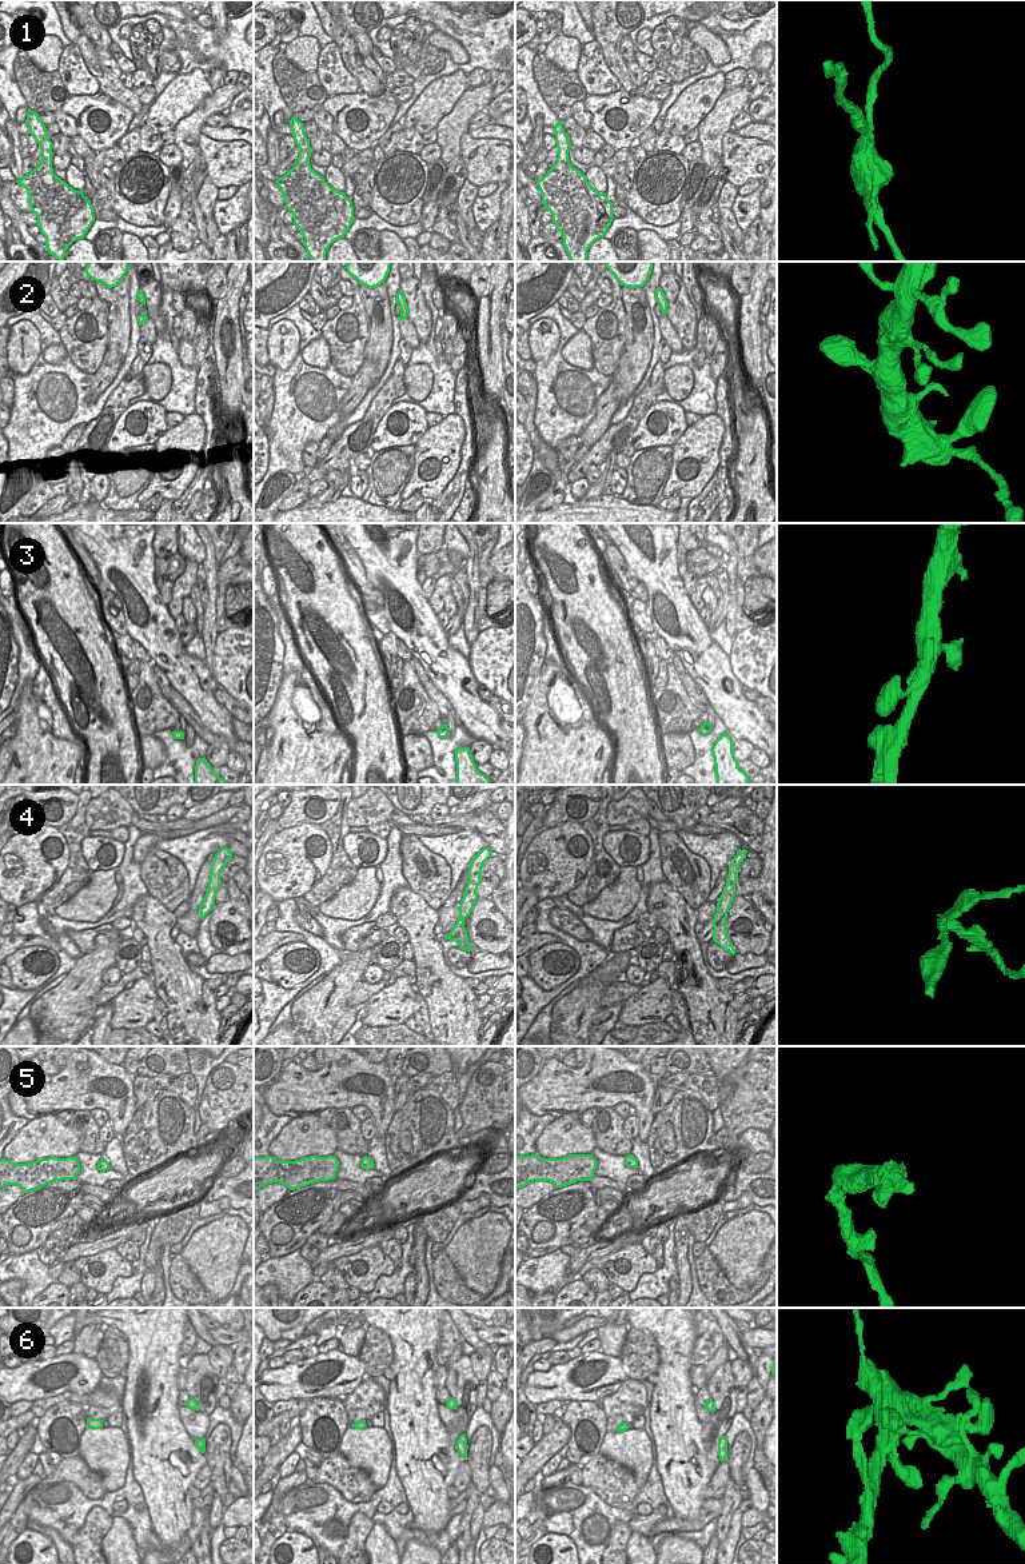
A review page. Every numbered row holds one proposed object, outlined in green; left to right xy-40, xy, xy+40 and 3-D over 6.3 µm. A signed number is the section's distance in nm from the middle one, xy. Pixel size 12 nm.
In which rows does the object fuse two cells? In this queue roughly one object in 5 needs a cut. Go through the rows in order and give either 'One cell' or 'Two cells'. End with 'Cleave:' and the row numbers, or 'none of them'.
1: Two cells
2: One cell
3: One cell
4: Two cells
5: One cell
6: One cell
Cleave: 1, 4

